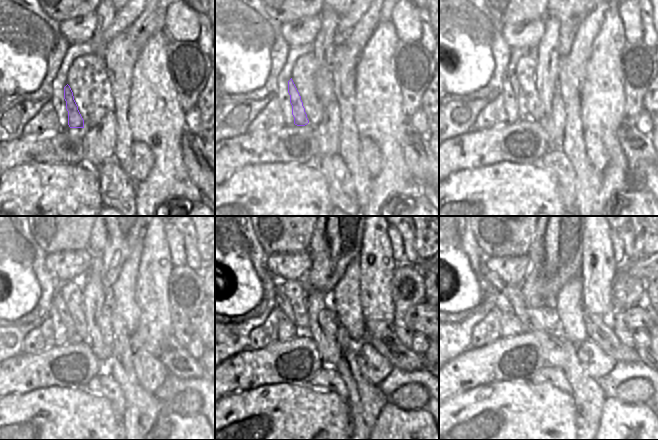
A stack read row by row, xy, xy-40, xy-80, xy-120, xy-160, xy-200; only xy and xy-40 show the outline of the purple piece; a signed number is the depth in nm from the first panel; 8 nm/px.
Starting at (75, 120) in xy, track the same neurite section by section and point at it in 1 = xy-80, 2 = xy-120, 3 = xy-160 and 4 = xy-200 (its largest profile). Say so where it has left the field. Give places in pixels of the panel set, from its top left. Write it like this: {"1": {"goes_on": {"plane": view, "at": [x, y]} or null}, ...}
{"1": {"goes_on": {"plane": "xy-80", "at": [523, 112]}}, "2": {"goes_on": {"plane": "xy-120", "at": [60, 305]}}, "3": {"goes_on": {"plane": "xy-160", "at": [282, 302]}}, "4": {"goes_on": {"plane": "xy-200", "at": [502, 303]}}}

